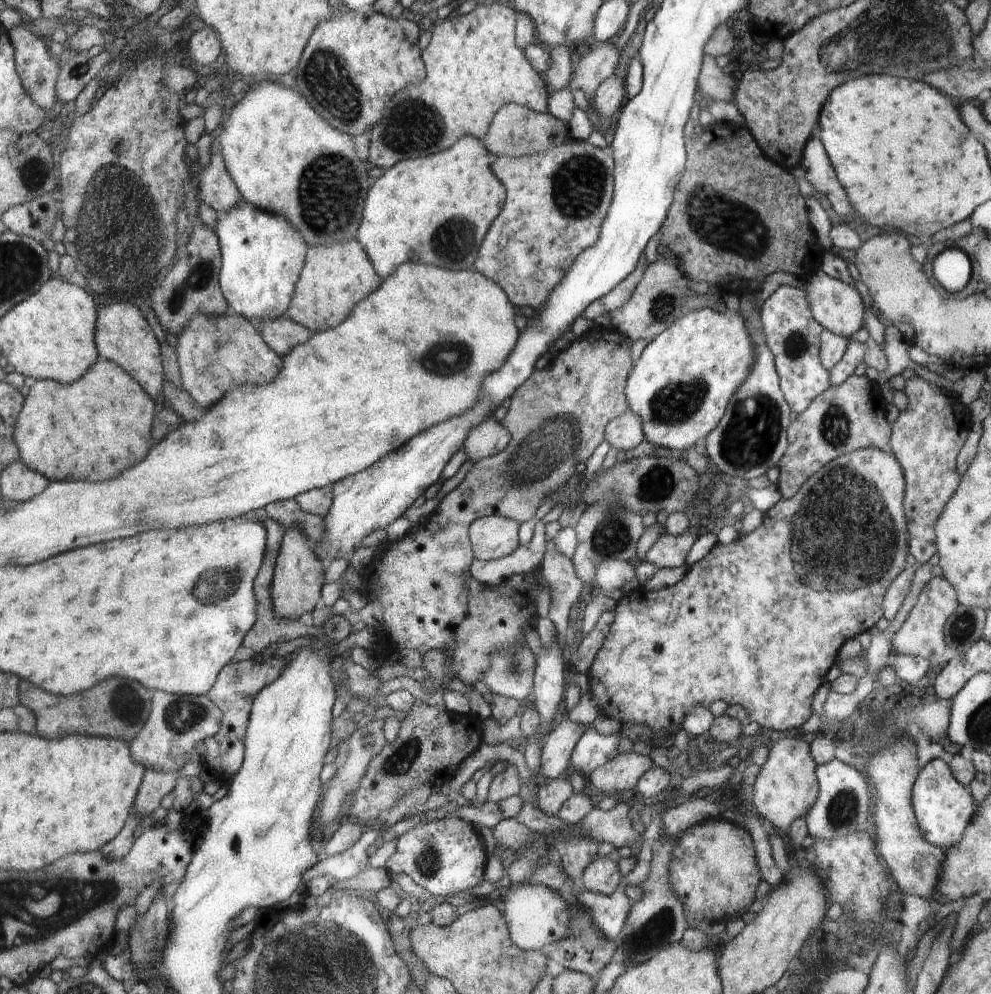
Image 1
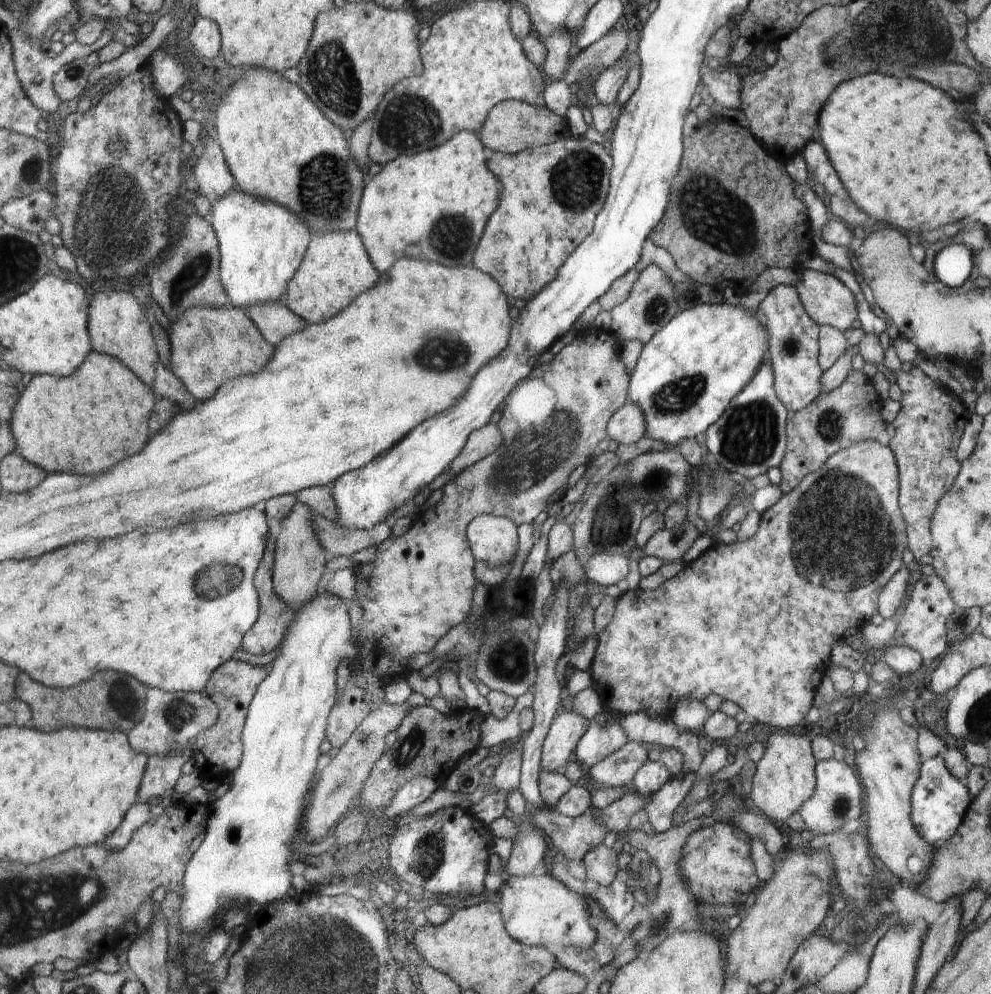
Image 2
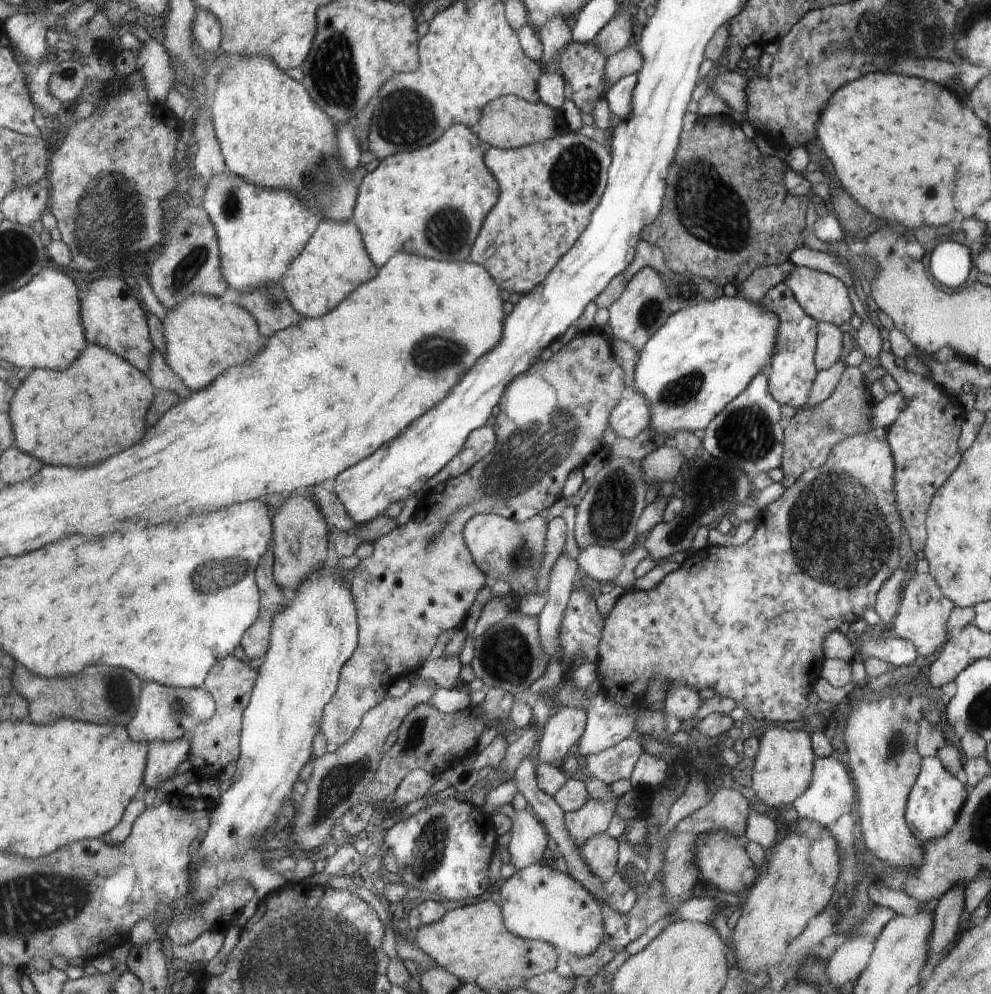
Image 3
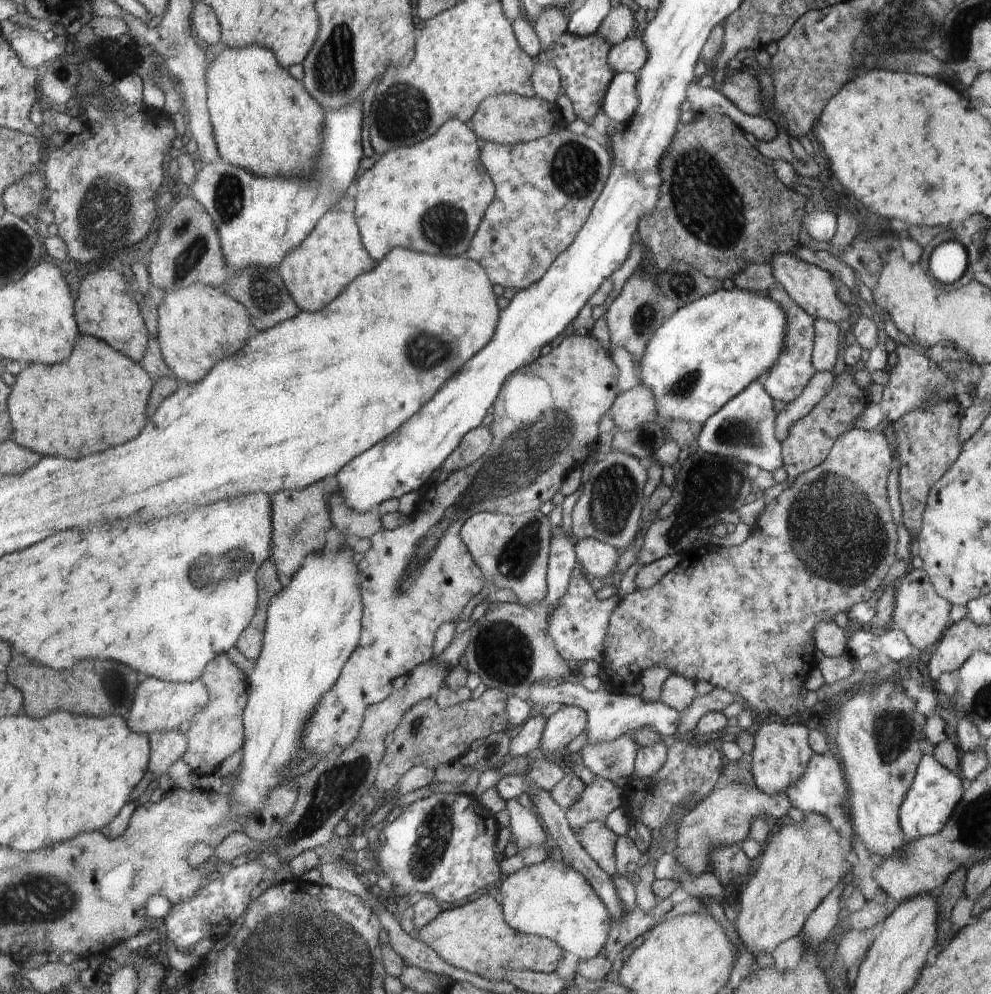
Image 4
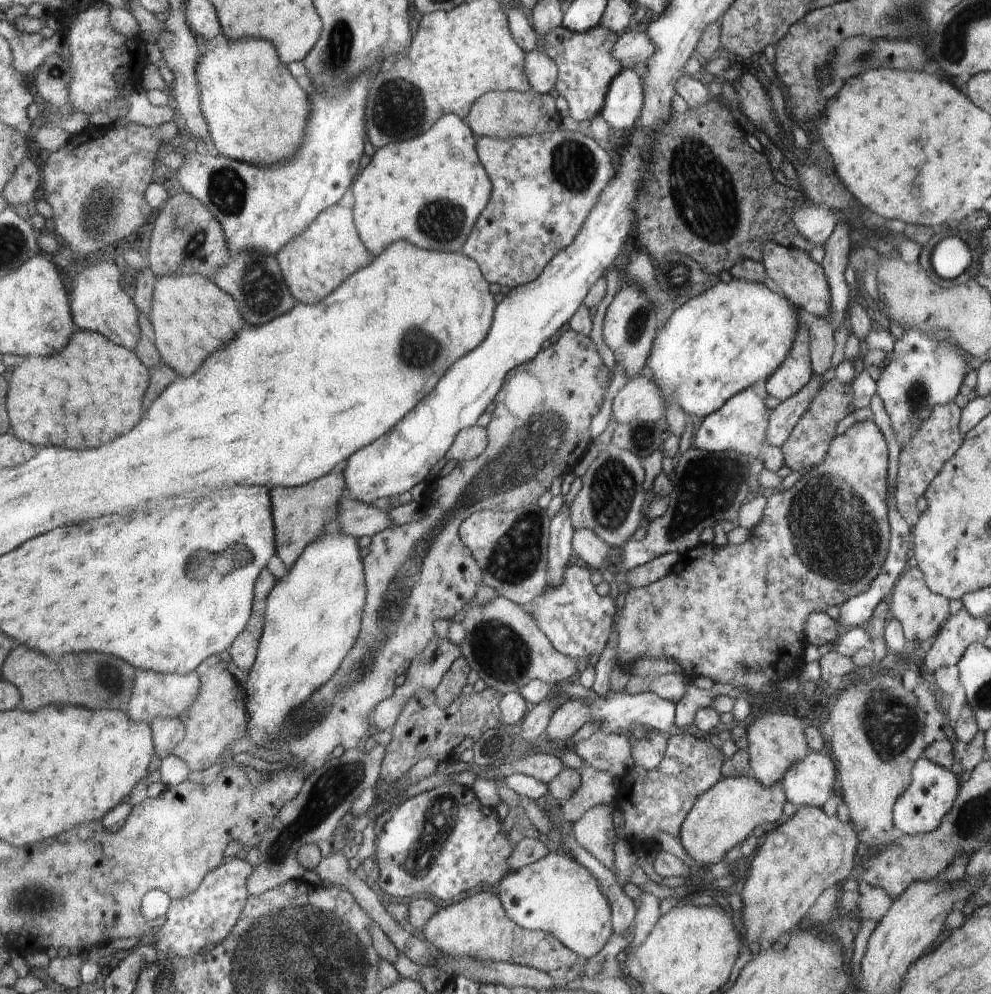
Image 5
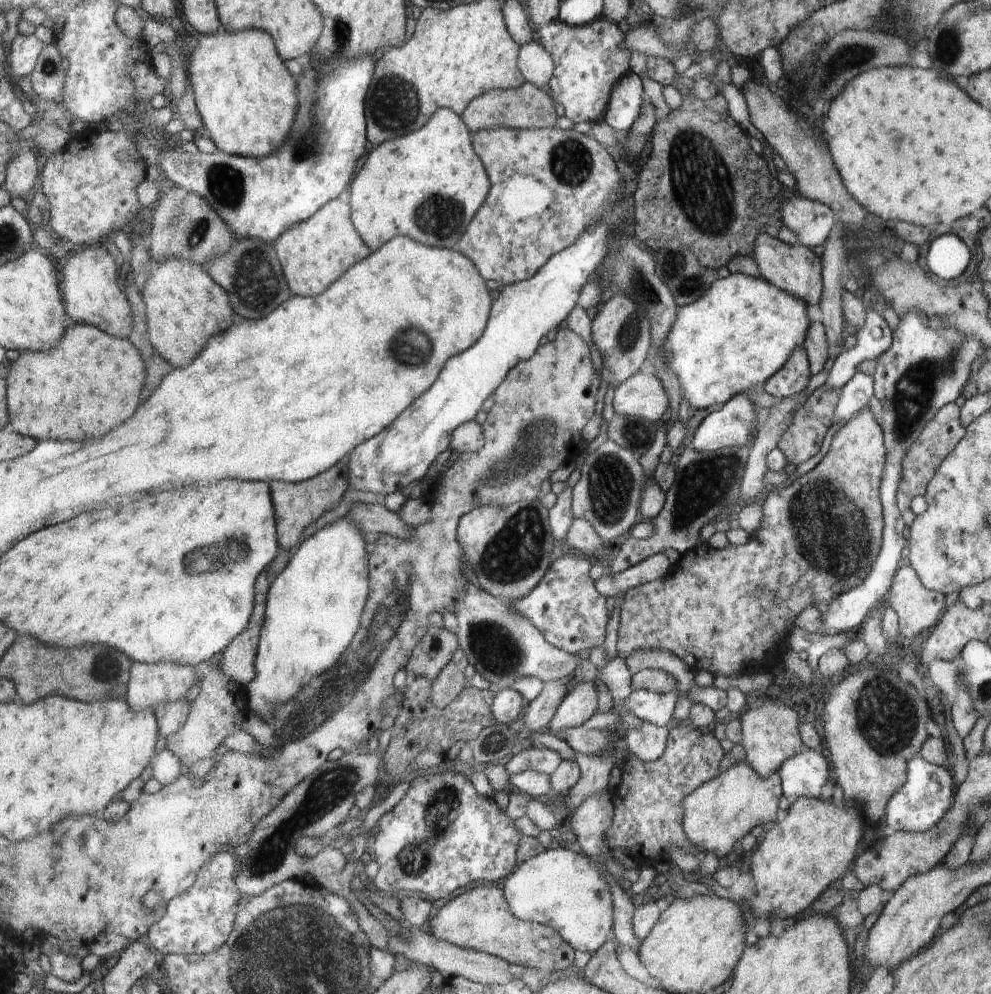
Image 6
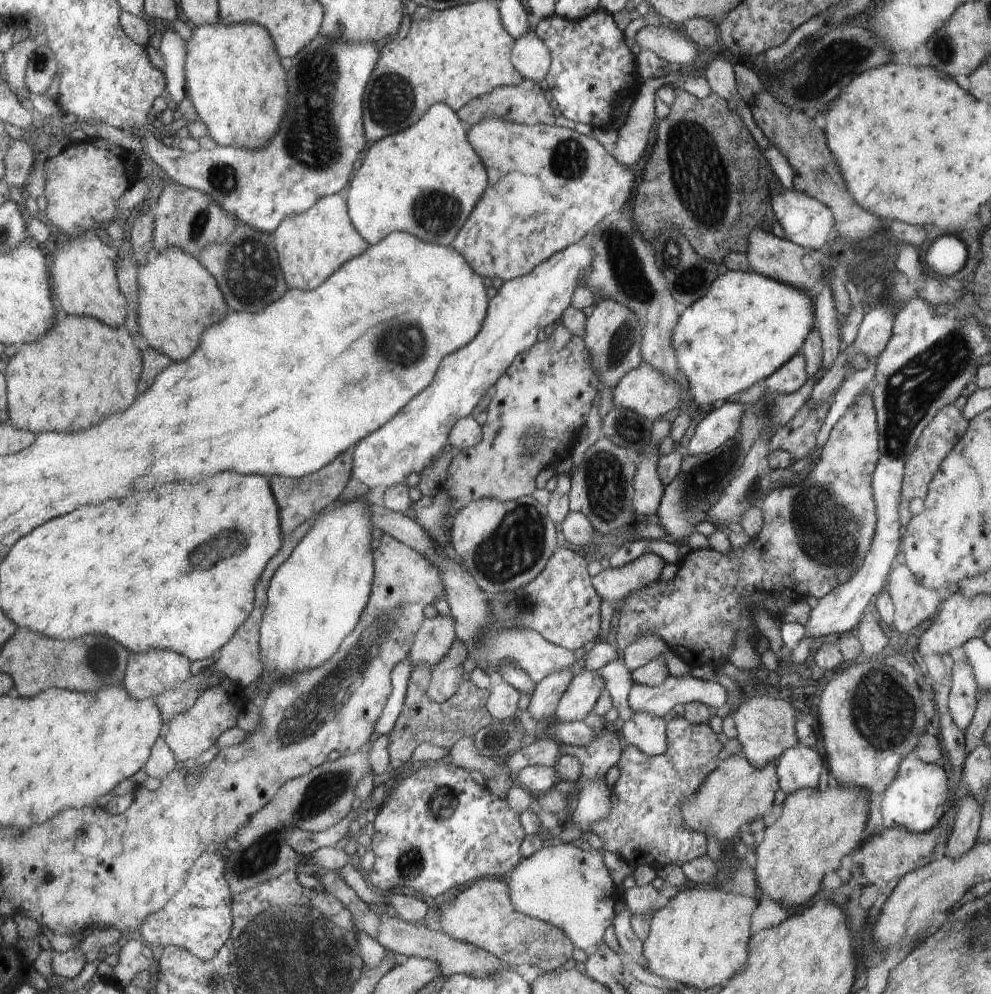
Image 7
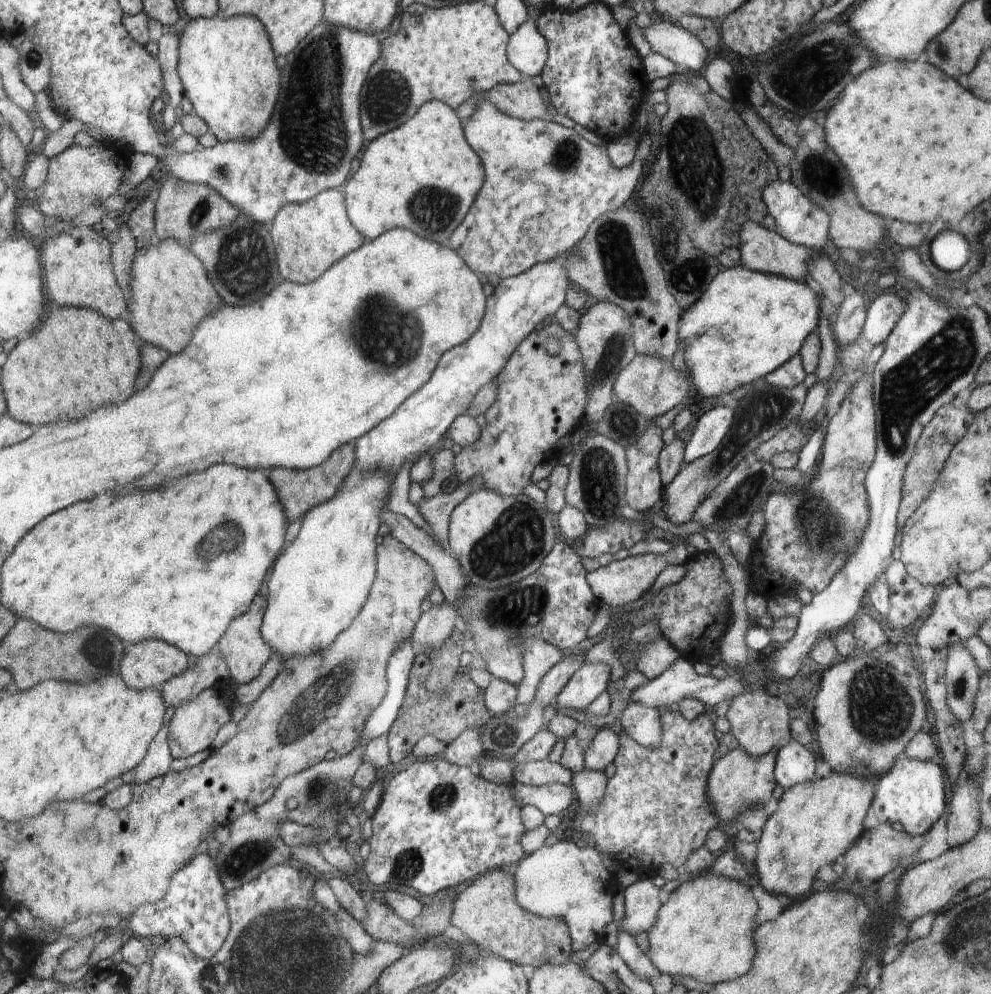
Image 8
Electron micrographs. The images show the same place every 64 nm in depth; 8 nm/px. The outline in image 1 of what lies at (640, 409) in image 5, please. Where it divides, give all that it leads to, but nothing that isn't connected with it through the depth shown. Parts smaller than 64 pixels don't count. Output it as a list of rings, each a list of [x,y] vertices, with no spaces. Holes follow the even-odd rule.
[[[626,410],[626,414],[609,422],[605,437],[610,446],[618,451],[636,449],[645,440],[641,418],[632,410]]]

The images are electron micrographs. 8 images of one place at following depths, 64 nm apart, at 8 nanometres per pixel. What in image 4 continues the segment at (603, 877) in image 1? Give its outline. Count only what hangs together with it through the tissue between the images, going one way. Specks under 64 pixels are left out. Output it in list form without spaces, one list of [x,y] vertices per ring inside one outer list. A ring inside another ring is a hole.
[[[592,820],[585,823],[575,836],[584,851],[590,854],[592,861],[613,878],[617,874],[614,851],[617,842],[616,834],[604,823]]]

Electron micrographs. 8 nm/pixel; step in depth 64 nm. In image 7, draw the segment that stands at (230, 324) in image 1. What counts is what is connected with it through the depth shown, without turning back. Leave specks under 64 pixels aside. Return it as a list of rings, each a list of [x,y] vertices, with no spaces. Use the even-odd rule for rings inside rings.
[[[179,247],[156,252],[139,268],[139,326],[148,346],[169,355],[174,362],[191,358],[210,326],[222,323],[230,312],[225,292],[200,258]]]

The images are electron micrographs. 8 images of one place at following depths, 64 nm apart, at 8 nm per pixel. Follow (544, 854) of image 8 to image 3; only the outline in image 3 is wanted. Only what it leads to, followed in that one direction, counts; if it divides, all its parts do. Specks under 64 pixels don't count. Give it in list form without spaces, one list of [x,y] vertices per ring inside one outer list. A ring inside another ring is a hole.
[[[535,863],[518,869],[497,888],[505,926],[518,937],[549,943],[558,954],[566,953],[572,958],[593,954],[604,941],[605,919],[599,902],[561,865],[556,868]]]

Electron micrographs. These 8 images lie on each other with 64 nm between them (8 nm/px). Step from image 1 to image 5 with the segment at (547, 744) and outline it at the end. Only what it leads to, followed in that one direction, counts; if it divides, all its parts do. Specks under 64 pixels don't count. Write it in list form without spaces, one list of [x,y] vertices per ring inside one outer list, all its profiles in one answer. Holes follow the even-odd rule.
[[[580,698],[557,703],[547,726],[546,738],[554,742],[566,740],[574,732],[578,732],[582,724],[590,721],[591,713],[590,704],[586,704]]]

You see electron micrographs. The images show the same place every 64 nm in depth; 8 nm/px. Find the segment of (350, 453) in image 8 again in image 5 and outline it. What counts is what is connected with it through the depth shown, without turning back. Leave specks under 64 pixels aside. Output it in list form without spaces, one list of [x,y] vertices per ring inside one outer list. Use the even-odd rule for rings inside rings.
[[[346,463],[339,464],[336,470],[311,481],[307,485],[299,485],[298,487],[275,487],[270,490],[272,496],[272,512],[274,526],[277,527],[277,554],[282,559],[286,569],[290,569],[296,564],[296,561],[304,553],[309,544],[317,541],[318,537],[324,534],[324,524],[328,520],[332,520],[340,510],[340,499],[342,494],[346,493],[345,476]]]

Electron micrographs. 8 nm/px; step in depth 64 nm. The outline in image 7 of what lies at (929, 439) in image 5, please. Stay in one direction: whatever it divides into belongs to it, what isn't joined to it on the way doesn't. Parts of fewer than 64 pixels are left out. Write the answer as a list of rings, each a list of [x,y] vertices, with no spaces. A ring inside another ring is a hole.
[[[952,404],[943,411],[943,414],[935,417],[929,423],[928,428],[921,434],[917,450],[914,450],[906,466],[905,485],[902,486],[900,511],[902,526],[907,526],[908,522],[913,518],[910,511],[910,502],[916,500],[916,498],[925,499],[930,482],[940,472],[940,466],[943,464],[943,461],[950,455],[952,448],[962,439],[968,426],[969,420]]]

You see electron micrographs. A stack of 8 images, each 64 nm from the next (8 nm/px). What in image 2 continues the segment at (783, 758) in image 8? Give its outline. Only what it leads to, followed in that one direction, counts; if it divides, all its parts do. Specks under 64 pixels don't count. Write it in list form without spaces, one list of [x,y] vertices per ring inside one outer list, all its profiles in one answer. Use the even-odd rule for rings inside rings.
[[[834,758],[824,761],[817,761],[816,780],[814,796],[802,804],[802,808],[798,810],[802,820],[805,822],[808,830],[816,829],[824,834],[834,834],[834,830],[838,830],[838,826],[842,826],[844,818],[846,818],[846,806],[848,806],[848,818],[854,821],[854,824],[860,824],[862,818],[862,780],[860,776],[854,774],[854,770],[850,766],[846,766],[844,762],[838,762]]]

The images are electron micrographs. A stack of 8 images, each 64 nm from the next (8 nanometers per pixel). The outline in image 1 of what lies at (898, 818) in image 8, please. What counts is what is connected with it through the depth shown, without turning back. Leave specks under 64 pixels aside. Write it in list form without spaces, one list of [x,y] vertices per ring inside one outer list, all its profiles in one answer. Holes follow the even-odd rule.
[[[942,759],[932,760],[920,770],[917,776],[916,784],[912,790],[913,810],[916,812],[917,822],[920,824],[925,838],[928,839],[934,846],[942,849],[956,846],[958,842],[965,836],[965,830],[968,828],[970,821],[973,820],[974,815],[974,801],[973,796],[970,796],[964,788],[963,783],[959,783],[956,776],[953,774],[952,768],[948,766]]]

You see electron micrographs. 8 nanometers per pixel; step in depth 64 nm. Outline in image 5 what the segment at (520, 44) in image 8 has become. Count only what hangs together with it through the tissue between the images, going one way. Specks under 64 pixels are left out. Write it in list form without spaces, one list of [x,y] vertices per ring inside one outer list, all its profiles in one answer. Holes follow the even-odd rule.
[[[537,47],[531,52],[525,52],[524,75],[530,88],[536,93],[550,93],[557,78],[556,64]]]

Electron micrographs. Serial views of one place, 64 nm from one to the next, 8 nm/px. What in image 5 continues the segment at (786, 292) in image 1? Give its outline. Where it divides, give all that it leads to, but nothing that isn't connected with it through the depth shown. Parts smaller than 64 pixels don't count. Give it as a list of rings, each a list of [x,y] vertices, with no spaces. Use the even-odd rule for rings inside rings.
[[[798,310],[799,328],[797,339],[793,343],[792,352],[785,363],[766,380],[764,388],[769,396],[782,401],[793,397],[805,389],[813,381],[812,358],[809,355],[811,336],[809,335],[809,322],[811,317]]]

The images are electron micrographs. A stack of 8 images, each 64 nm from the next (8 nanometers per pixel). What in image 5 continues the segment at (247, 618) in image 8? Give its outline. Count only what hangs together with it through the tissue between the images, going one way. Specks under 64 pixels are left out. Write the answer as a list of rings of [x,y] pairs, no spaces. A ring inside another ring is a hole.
[[[262,570],[262,578],[258,578],[258,602],[254,602],[254,622],[250,622],[250,630],[234,642],[229,650],[233,659],[233,667],[244,678],[253,669],[257,657],[257,650],[260,648],[261,635],[265,627],[265,611],[268,607],[269,594],[277,585],[276,578],[270,570]]]

